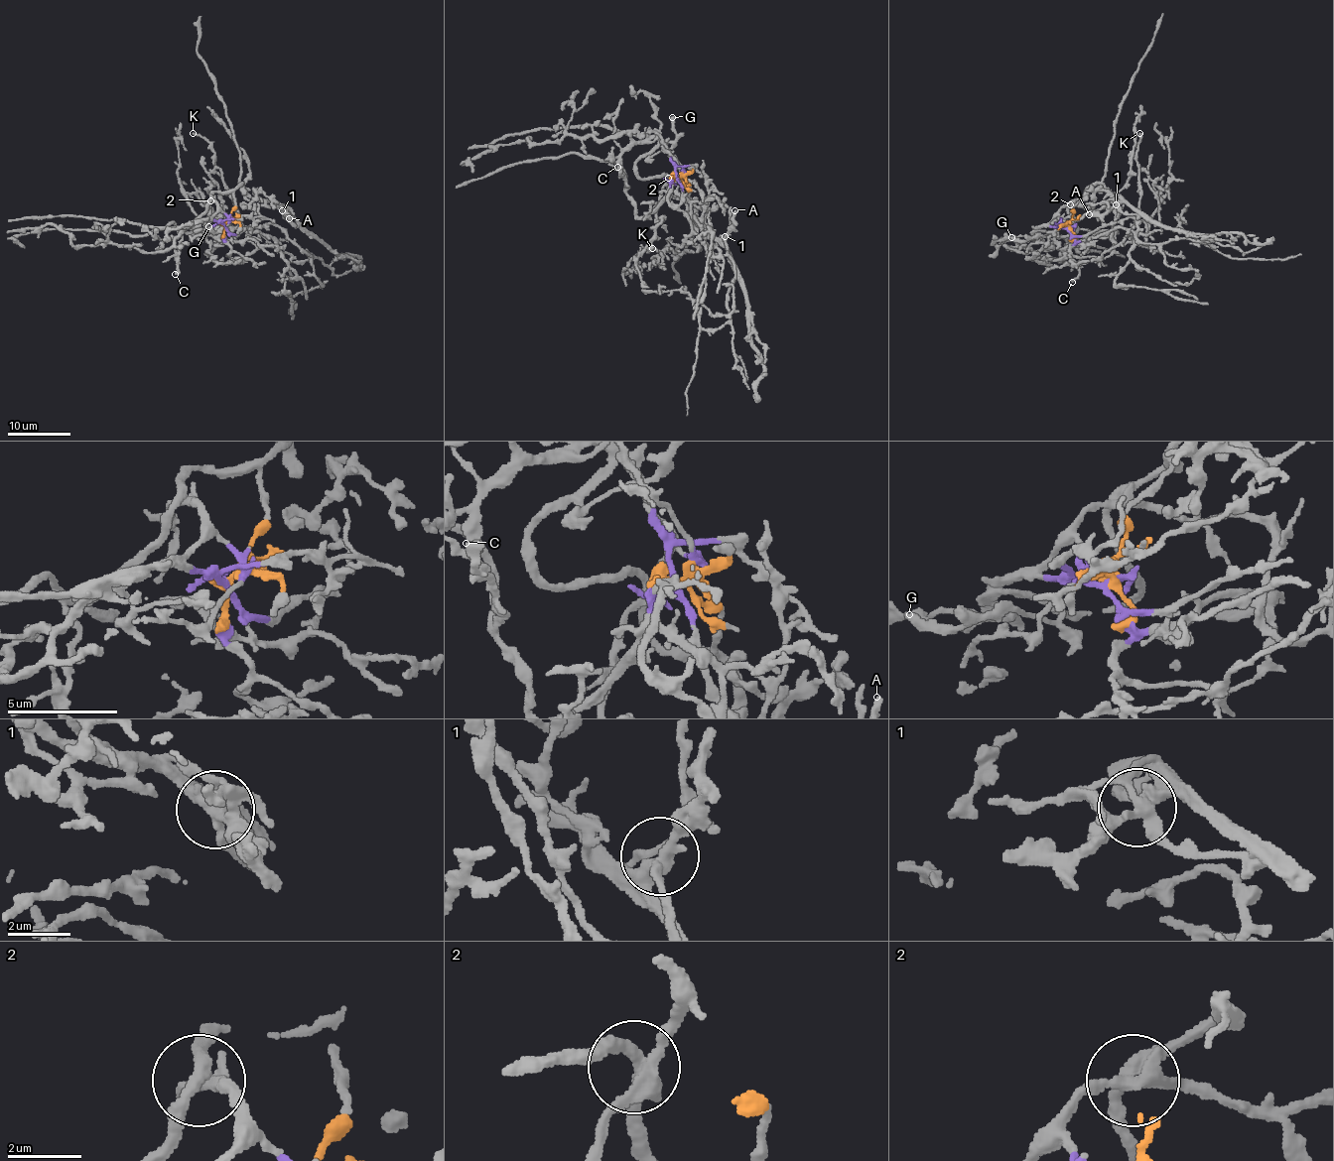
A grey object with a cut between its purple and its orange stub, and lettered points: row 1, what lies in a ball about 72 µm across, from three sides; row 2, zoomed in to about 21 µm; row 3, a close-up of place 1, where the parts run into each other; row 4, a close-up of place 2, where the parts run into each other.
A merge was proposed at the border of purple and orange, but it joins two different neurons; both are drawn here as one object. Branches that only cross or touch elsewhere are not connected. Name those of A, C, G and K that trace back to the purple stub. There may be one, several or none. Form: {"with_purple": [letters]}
{"with_purple": ["C", "K"]}

